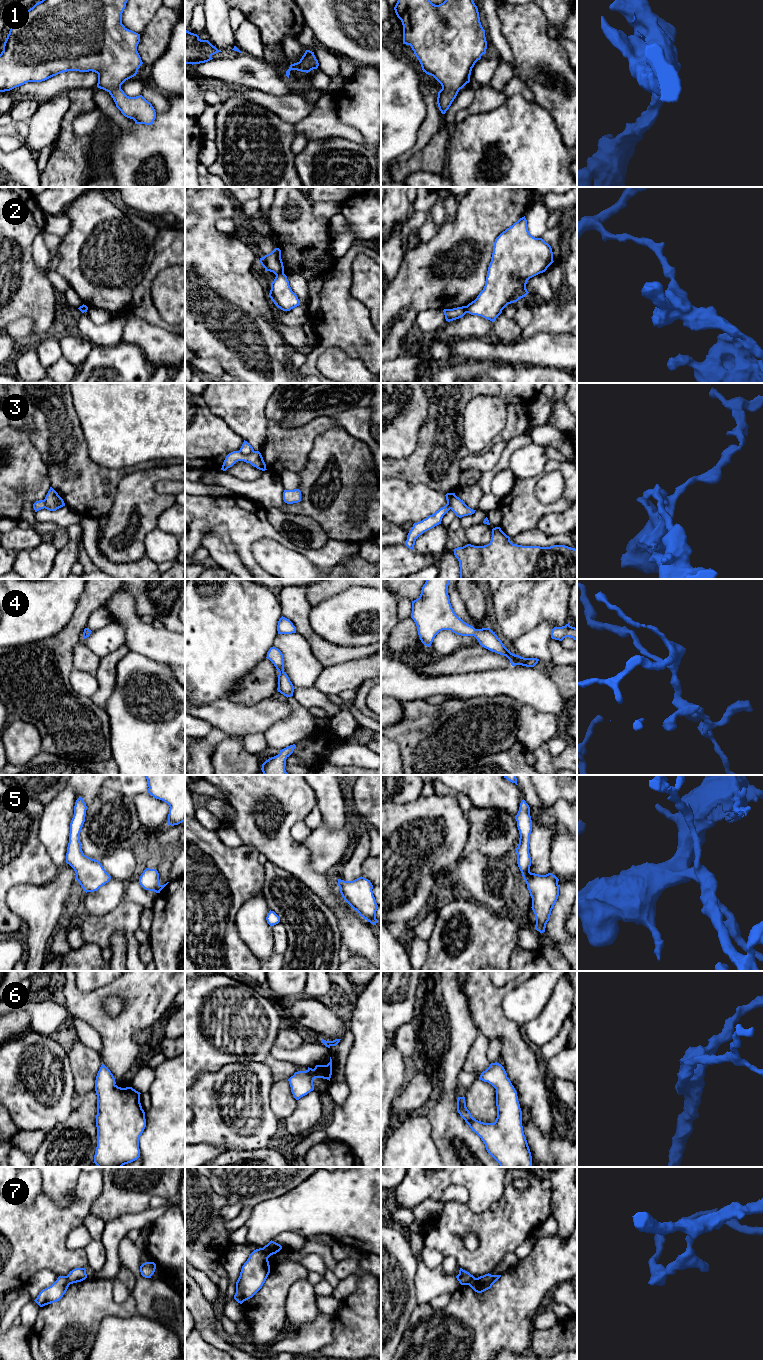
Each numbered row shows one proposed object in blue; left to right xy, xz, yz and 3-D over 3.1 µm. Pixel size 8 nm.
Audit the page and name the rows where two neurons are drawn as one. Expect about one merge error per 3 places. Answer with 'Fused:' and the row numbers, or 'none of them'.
Fused: 2, 3, 7

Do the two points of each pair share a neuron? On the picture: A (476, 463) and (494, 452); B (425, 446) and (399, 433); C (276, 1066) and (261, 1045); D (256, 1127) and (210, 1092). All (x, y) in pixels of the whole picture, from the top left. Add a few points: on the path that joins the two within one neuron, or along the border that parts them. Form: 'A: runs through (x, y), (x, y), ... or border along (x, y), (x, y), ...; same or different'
A: runs through (480, 462), (484, 462), (490, 456); same
B: border along (426, 420), (419, 431), (415, 449), (401, 459); different
C: border along (269, 1056), (265, 1061); different
D: runs through (249, 1114), (228, 1093), (223, 1093); same

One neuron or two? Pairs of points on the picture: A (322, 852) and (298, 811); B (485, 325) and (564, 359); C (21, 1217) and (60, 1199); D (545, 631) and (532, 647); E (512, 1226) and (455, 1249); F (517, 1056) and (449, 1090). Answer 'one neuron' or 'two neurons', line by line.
A: two neurons
B: two neurons
C: two neurons
D: one neuron
E: one neuron
F: two neurons

